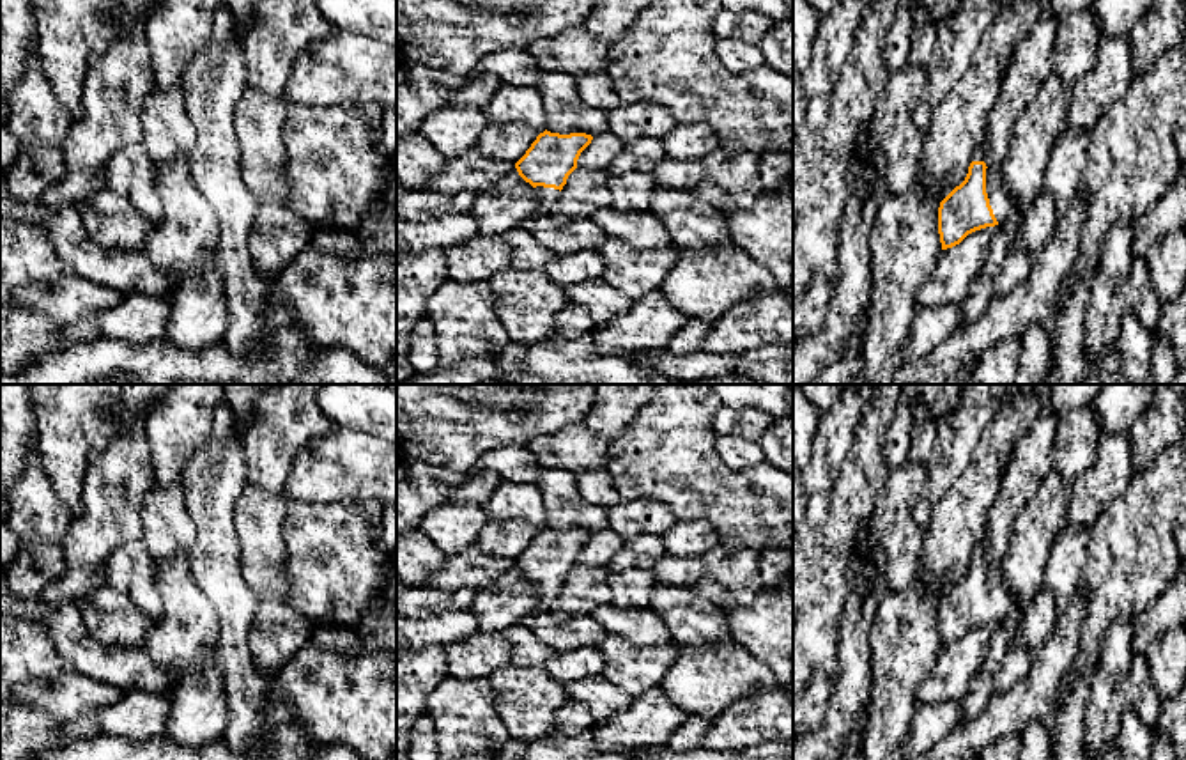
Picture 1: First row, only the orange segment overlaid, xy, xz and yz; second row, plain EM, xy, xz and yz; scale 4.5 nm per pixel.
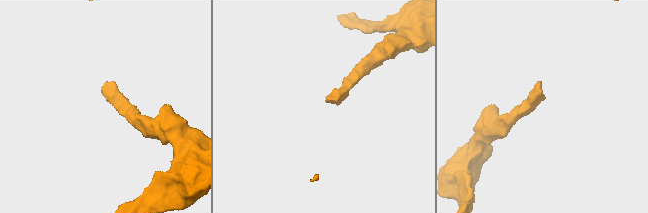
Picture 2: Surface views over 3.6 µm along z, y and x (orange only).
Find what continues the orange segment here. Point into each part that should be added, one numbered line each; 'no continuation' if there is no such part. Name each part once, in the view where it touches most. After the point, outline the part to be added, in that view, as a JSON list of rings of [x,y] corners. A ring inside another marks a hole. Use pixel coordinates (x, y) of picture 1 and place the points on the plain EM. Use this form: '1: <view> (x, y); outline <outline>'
1: yz (1002, 599); outline [[[1002,563],[986,565],[986,590],[998,622],[1020,608],[1018,599],[1002,581]]]

